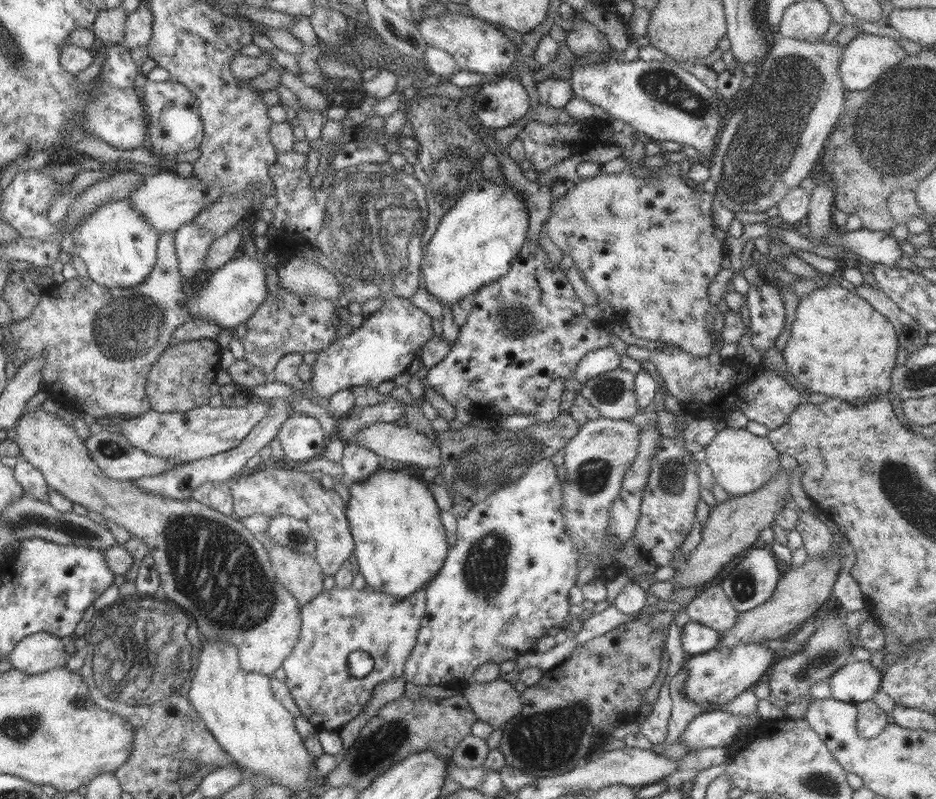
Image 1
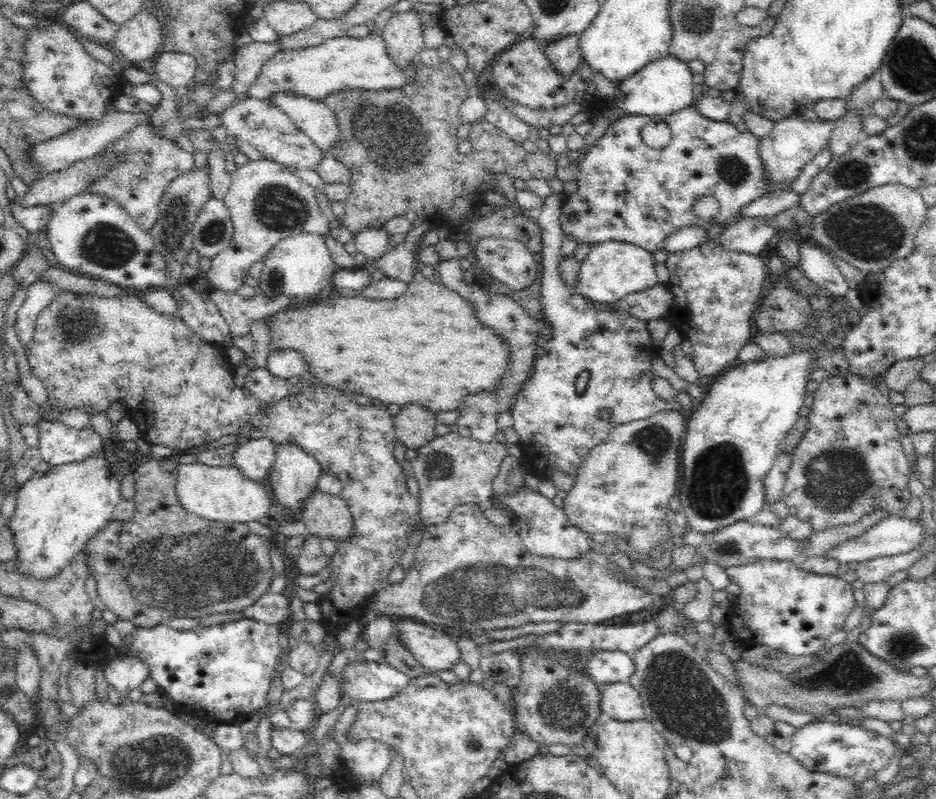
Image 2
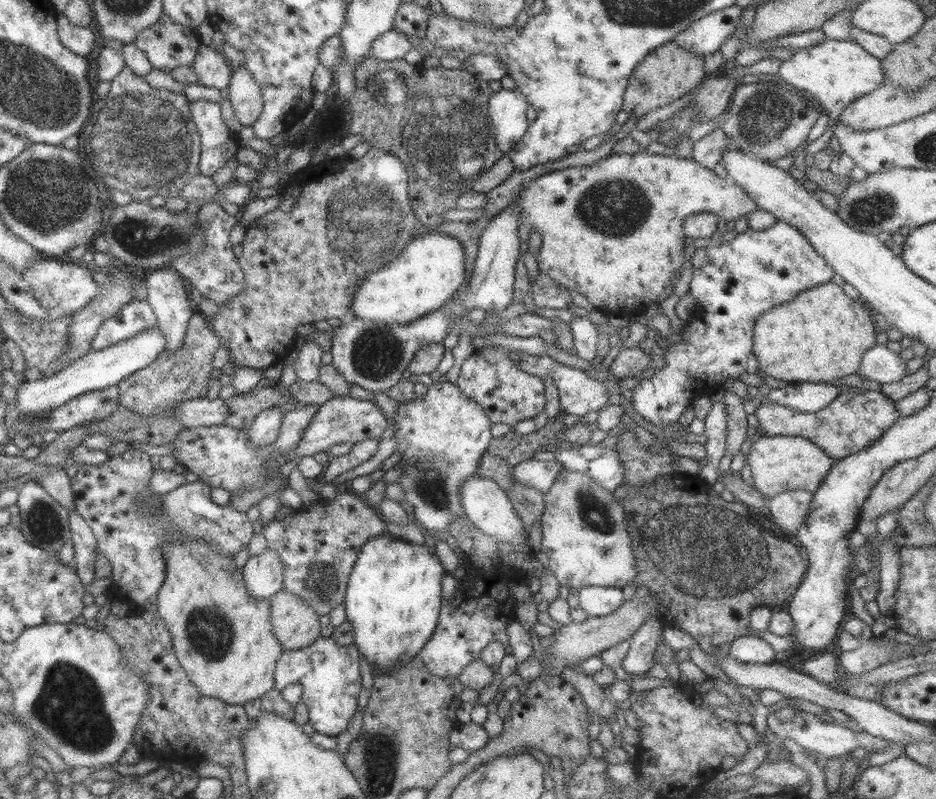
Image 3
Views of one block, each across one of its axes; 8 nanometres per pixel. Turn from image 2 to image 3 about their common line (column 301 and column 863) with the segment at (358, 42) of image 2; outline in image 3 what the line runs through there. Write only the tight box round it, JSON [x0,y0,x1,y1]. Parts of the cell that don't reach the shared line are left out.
[778,38,885,159]

